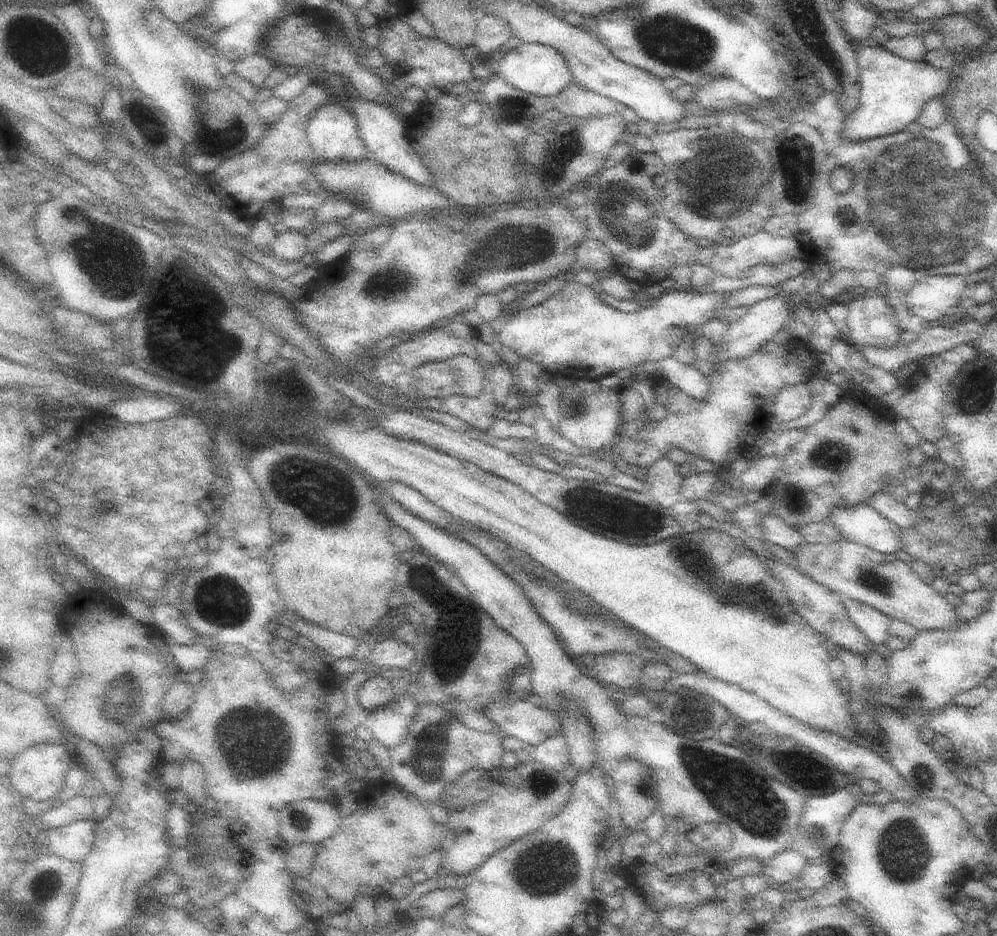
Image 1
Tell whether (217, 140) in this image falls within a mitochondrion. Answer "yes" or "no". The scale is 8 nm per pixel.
yes

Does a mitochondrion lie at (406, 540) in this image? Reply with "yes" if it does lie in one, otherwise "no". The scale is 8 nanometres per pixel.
no

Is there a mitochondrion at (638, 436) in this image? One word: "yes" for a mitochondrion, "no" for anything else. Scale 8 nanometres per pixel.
no

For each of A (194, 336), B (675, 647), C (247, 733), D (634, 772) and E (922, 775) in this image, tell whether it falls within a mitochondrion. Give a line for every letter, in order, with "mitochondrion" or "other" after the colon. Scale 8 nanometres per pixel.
A: mitochondrion
B: other
C: mitochondrion
D: other
E: mitochondrion

